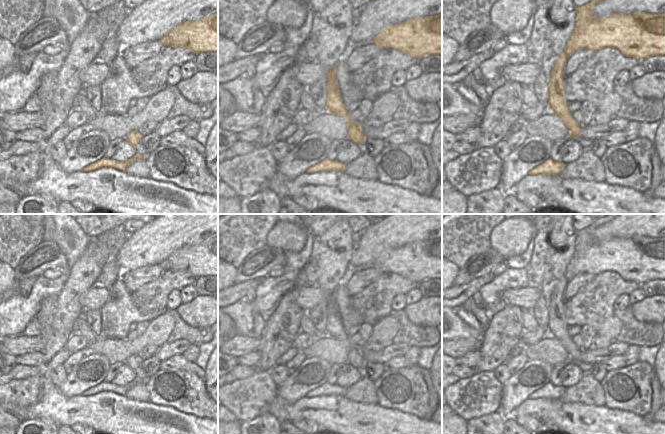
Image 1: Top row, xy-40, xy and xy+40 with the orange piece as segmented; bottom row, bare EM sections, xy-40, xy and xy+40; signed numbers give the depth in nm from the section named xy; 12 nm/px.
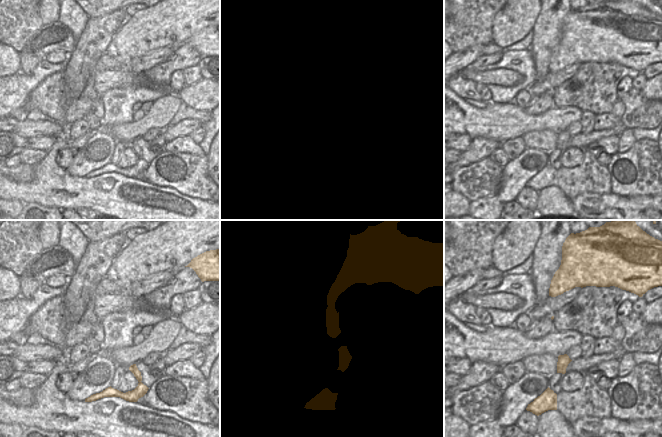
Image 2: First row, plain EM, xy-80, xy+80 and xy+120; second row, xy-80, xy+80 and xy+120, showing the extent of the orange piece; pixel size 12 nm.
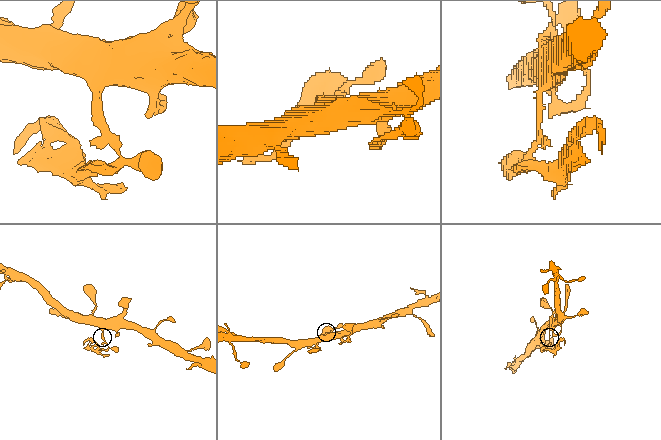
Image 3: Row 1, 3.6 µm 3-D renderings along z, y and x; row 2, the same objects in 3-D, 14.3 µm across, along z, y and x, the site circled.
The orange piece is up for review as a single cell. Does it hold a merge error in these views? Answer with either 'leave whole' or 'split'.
split

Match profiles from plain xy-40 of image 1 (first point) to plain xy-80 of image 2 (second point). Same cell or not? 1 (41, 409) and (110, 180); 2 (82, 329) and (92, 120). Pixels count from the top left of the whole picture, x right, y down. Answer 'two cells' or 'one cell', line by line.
1: one cell
2: one cell

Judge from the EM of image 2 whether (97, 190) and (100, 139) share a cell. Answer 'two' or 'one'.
two

